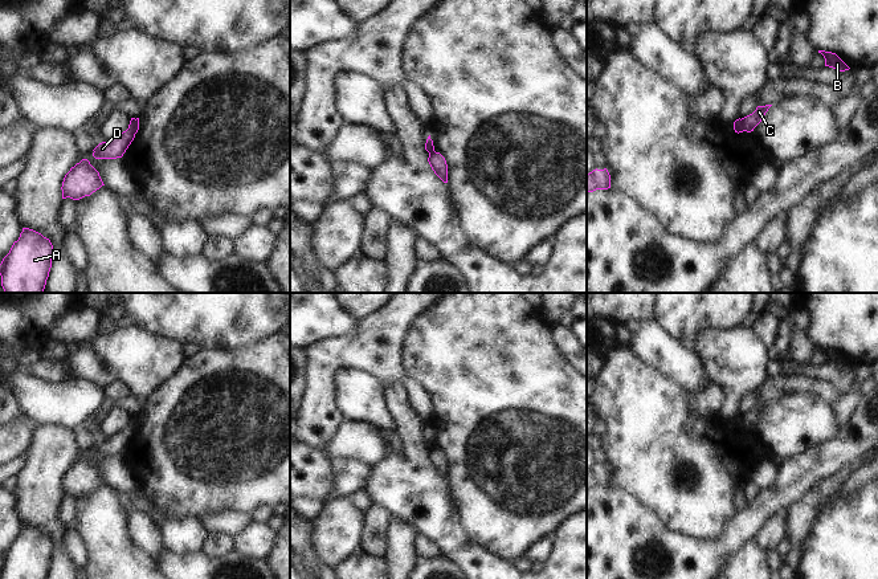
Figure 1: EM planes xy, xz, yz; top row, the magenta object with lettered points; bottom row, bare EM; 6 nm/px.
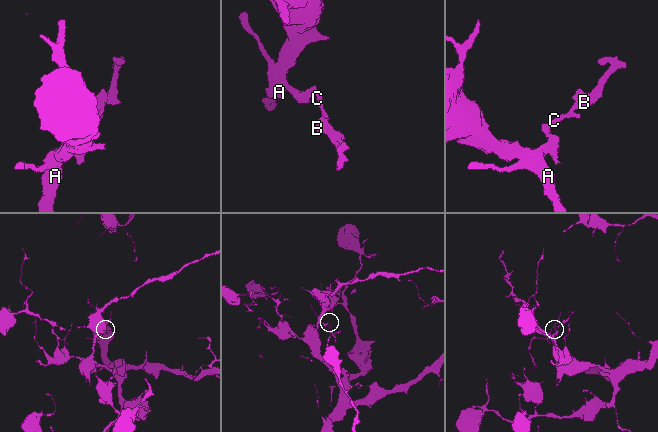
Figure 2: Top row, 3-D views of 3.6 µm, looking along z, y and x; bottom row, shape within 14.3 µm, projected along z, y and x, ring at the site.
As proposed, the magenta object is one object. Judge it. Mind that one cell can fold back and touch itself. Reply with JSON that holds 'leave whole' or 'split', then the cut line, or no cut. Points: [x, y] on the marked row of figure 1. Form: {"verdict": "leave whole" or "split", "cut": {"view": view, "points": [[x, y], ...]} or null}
{"verdict": "split", "cut": {"view": "yz", "points": [[740, 119], [744, 130]]}}

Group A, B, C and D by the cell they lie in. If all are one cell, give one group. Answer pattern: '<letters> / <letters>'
A D / B C

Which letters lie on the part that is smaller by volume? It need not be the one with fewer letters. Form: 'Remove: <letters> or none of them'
Remove: B, C

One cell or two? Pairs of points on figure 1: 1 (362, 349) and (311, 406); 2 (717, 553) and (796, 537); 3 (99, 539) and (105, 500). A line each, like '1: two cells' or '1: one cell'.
1: one cell
2: two cells
3: one cell

